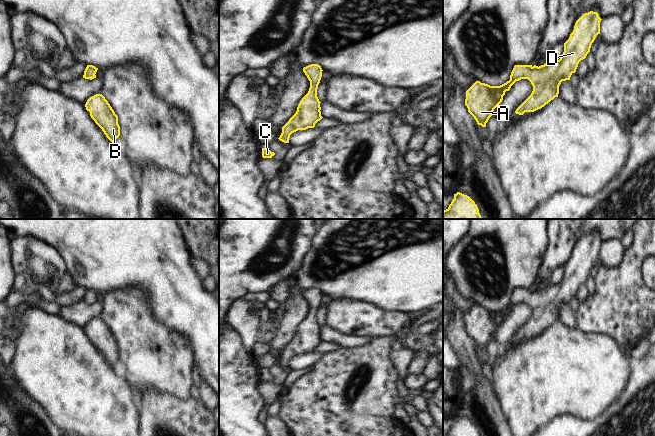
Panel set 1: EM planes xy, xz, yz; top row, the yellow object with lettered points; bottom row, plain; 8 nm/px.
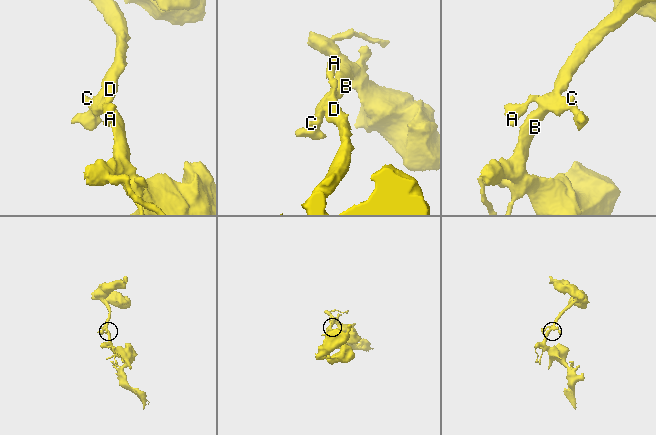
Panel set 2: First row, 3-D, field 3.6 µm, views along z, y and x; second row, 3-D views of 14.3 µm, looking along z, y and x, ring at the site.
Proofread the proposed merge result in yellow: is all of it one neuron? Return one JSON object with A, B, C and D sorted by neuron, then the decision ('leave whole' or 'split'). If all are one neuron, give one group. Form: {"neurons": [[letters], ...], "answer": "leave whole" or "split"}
{"neurons": [["A", "B", "C", "D"]], "answer": "leave whole"}

